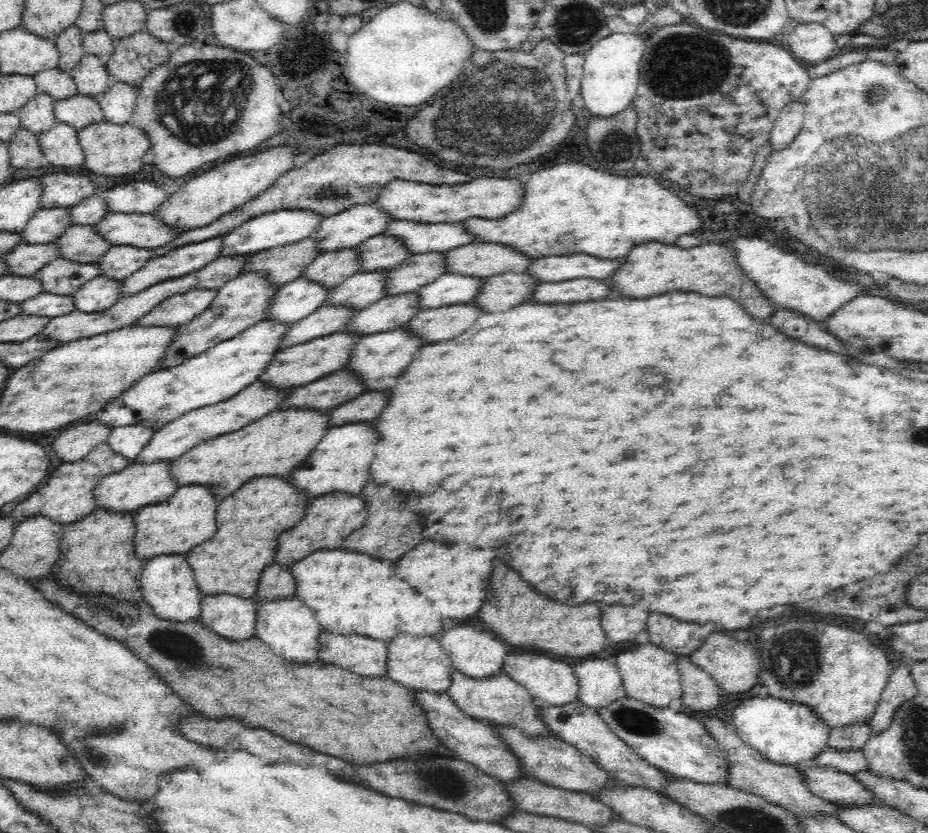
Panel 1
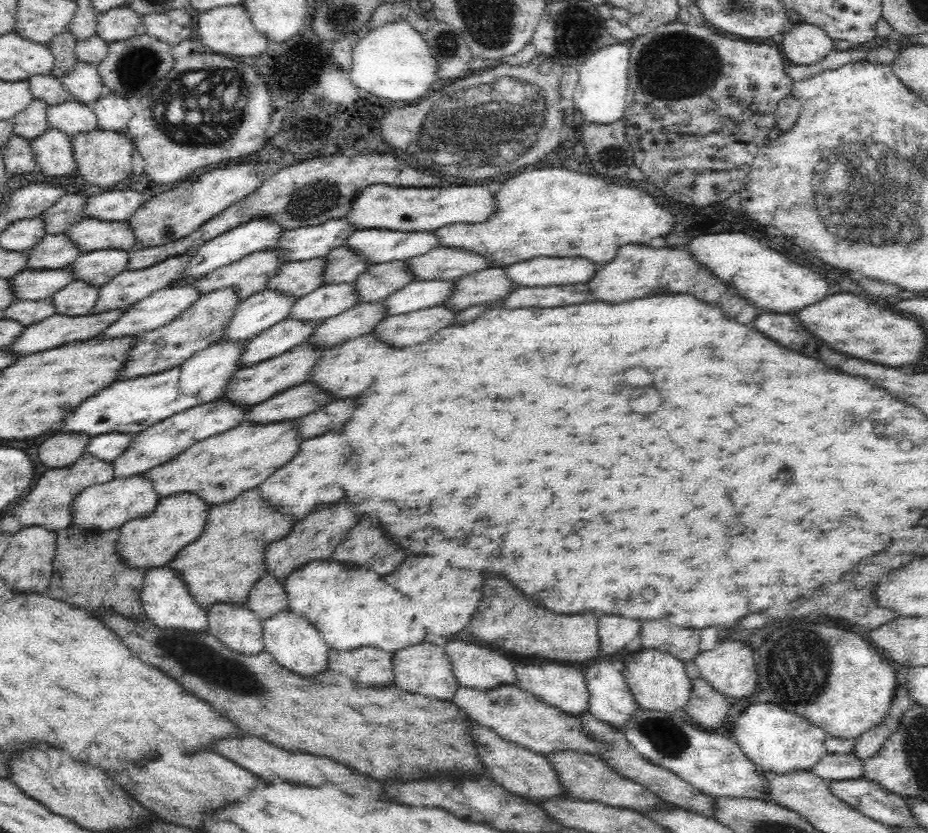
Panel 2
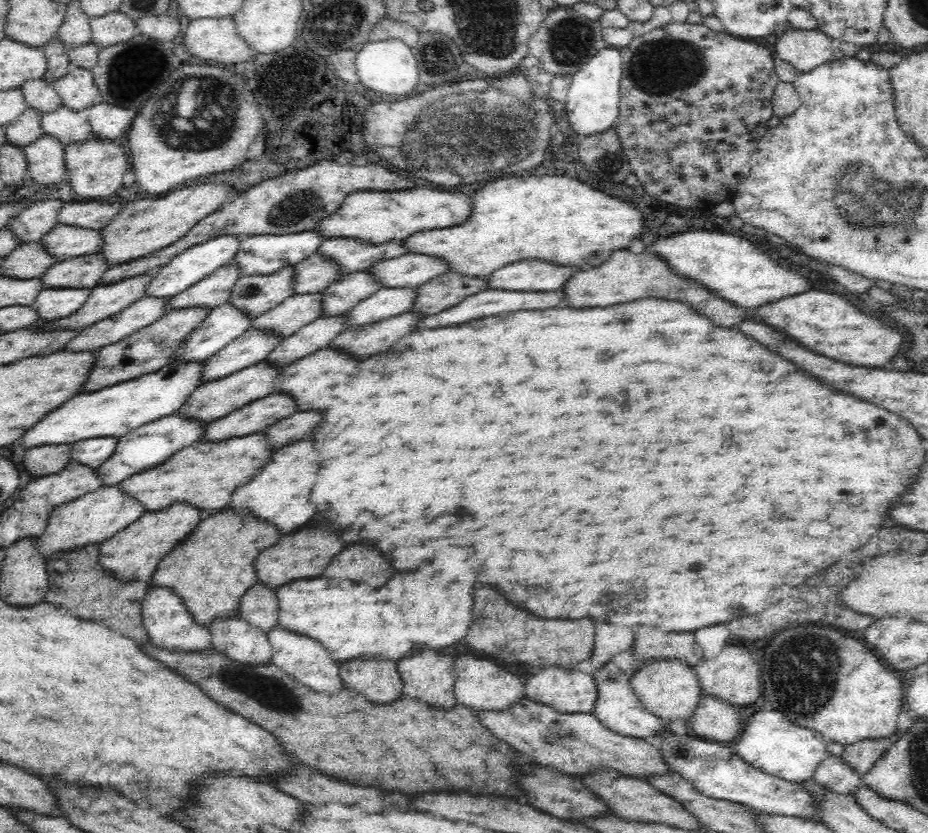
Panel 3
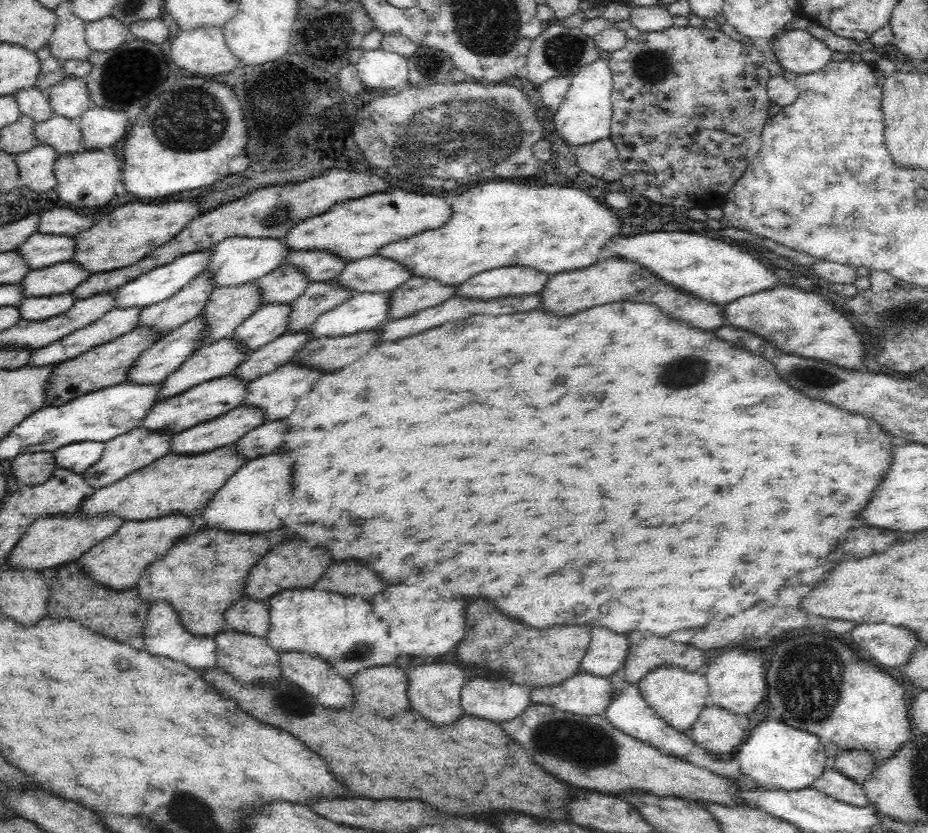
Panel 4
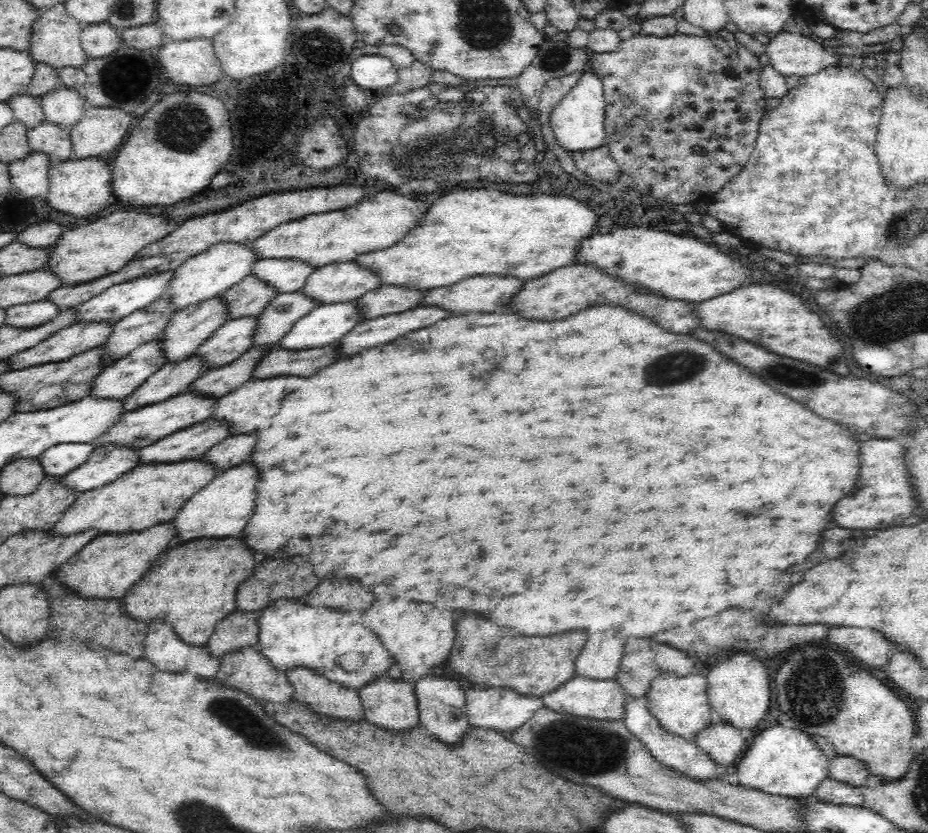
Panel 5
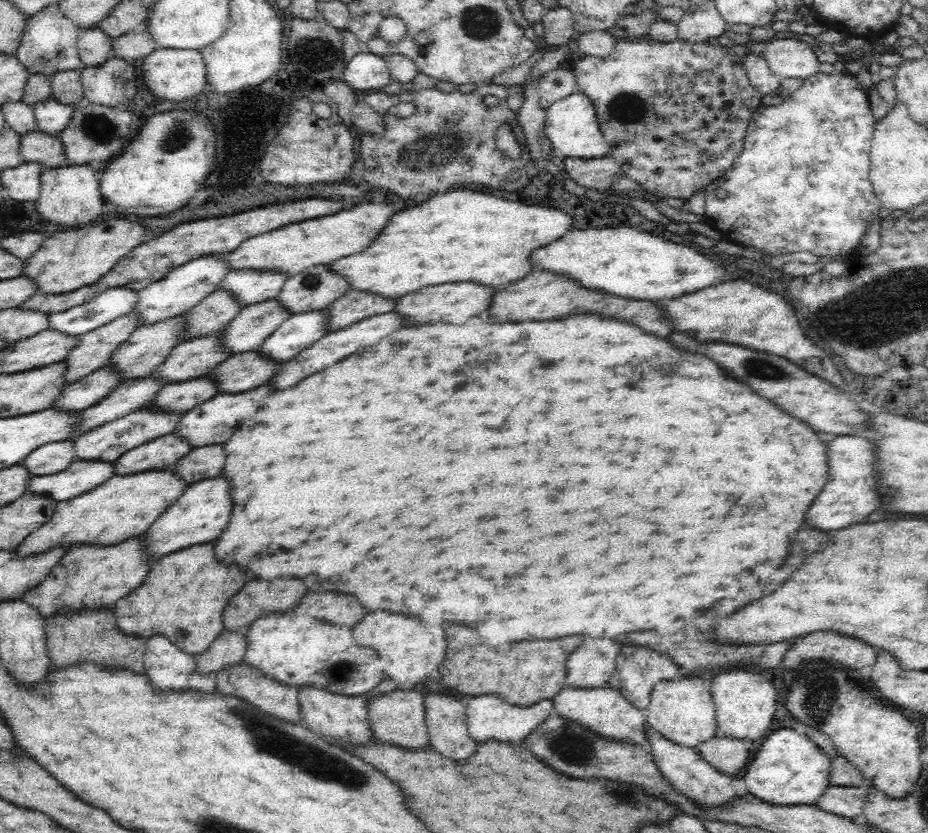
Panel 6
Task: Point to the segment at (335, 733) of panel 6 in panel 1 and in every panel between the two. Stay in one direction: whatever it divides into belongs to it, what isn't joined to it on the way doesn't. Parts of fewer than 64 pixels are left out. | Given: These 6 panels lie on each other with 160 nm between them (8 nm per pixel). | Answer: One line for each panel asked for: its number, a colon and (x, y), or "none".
1: (289, 627)
2: (291, 639)
3: (306, 659)
4: (311, 672)
5: (329, 698)

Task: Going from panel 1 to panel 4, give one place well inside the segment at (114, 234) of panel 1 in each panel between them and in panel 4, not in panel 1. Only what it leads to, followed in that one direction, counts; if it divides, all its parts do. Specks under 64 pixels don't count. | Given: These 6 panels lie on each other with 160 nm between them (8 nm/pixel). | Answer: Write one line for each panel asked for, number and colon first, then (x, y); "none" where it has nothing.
2: (92, 234)
3: (65, 241)
4: (40, 250)

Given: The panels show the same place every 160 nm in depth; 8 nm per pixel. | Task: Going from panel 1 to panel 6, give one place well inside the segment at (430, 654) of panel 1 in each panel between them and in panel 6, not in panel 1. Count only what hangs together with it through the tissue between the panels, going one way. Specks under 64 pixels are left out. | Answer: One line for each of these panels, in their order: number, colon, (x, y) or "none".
2: (424, 668)
3: (429, 676)
4: (434, 688)
5: (441, 701)
6: (445, 715)

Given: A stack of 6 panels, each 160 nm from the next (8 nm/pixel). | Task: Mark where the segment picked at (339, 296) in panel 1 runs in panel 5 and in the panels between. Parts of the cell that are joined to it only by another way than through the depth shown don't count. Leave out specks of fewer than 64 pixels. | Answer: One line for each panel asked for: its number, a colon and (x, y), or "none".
2: (329, 300)
3: (286, 319)
4: (271, 320)
5: (233, 339)

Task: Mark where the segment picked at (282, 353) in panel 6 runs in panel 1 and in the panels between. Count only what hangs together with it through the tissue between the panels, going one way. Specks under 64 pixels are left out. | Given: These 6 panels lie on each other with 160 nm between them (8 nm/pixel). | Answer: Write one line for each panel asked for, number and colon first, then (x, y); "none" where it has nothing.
1: (450, 289)
2: (421, 294)
3: (387, 302)
4: (368, 310)
5: (327, 323)

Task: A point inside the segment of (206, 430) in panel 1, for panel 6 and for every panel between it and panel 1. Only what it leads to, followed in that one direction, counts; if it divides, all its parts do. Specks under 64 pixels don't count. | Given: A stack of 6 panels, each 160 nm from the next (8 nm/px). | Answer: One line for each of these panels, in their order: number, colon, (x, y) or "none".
2: (160, 443)
3: (142, 449)
4: (129, 452)
5: (107, 462)
6: (81, 476)

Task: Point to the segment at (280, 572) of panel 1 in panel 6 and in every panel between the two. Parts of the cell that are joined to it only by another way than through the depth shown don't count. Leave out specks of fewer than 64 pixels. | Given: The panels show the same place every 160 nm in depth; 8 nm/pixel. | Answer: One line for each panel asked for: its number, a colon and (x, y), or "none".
2: (267, 598)
3: (260, 606)
4: (248, 615)
5: (239, 629)
6: (230, 646)

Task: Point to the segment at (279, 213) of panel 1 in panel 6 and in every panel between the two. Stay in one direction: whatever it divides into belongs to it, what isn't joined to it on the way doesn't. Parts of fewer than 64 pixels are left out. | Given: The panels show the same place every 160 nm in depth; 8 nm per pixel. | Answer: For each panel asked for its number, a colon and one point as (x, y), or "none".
2: (258, 235)
3: (195, 263)
4: (160, 283)
5: (118, 301)
6: (113, 303)

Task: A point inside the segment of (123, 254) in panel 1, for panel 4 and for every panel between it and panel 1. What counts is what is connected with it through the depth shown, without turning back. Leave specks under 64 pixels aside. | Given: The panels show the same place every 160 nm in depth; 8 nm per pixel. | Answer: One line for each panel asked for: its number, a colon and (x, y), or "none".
2: (98, 267)
3: (85, 271)
4: (63, 277)

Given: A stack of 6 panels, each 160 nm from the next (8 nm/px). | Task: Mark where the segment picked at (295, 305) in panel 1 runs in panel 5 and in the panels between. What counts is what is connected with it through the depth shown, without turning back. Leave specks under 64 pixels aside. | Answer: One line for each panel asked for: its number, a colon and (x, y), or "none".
2: (264, 309)
3: (224, 323)
4: (154, 365)
5: (123, 377)

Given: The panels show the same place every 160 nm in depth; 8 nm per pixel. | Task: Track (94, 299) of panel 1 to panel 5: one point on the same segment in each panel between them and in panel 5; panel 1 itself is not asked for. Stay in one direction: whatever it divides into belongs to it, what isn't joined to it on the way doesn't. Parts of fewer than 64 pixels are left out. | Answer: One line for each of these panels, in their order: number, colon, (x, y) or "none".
2: (78, 298)
3: (52, 304)
4: (34, 308)
5: (24, 315)

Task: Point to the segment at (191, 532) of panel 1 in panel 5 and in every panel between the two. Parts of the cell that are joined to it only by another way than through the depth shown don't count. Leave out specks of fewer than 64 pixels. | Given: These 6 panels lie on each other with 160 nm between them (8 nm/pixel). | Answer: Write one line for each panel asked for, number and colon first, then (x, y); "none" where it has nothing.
2: (154, 540)
3: (131, 554)
4: (117, 562)
5: (111, 563)

